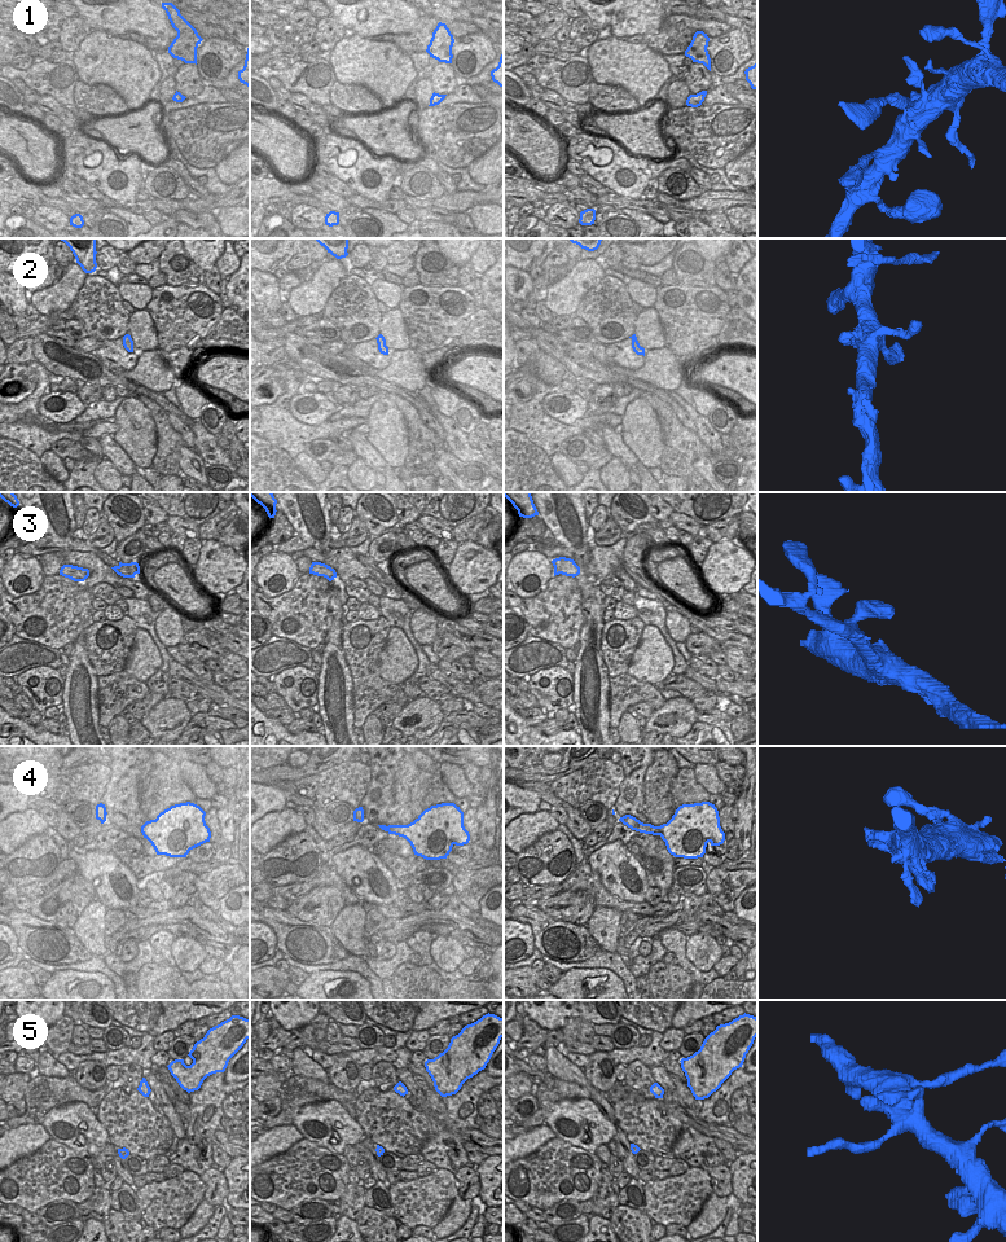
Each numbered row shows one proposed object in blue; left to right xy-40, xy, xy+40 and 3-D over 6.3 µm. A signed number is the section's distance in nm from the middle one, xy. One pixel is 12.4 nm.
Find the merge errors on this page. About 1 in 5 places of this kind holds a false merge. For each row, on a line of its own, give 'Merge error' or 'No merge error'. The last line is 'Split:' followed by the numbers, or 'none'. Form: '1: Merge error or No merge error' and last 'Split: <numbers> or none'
1: No merge error
2: No merge error
3: No merge error
4: No merge error
5: No merge error
Split: none

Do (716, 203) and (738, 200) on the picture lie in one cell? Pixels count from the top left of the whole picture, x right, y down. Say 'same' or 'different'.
same

